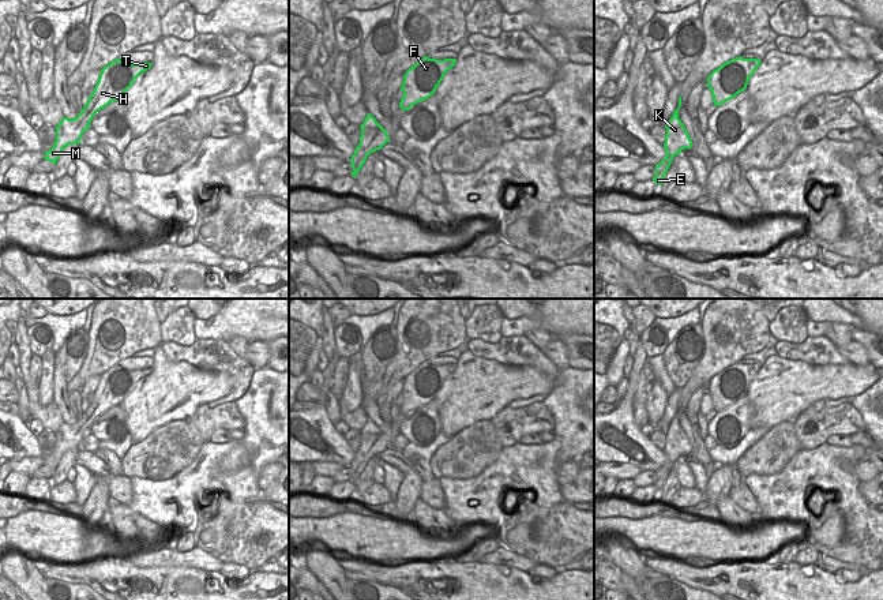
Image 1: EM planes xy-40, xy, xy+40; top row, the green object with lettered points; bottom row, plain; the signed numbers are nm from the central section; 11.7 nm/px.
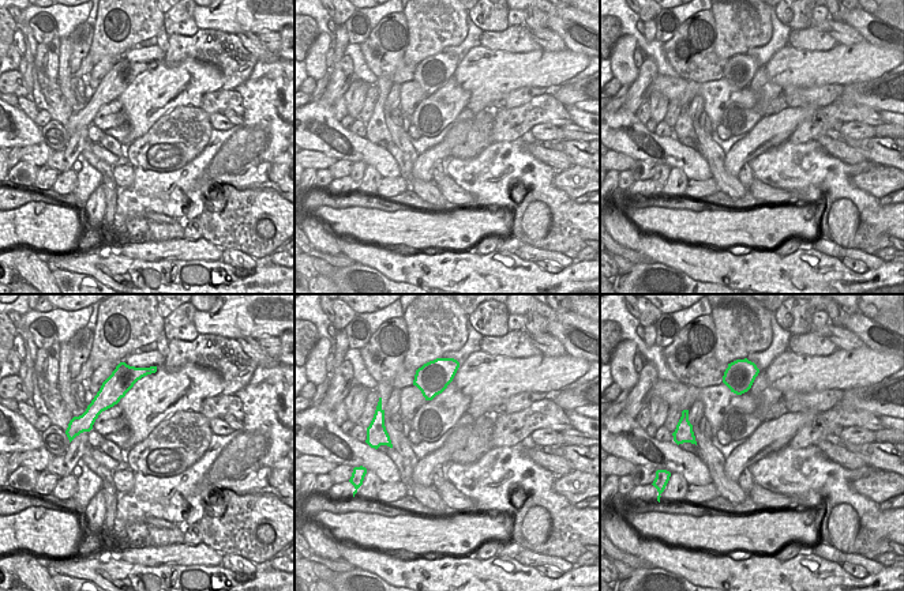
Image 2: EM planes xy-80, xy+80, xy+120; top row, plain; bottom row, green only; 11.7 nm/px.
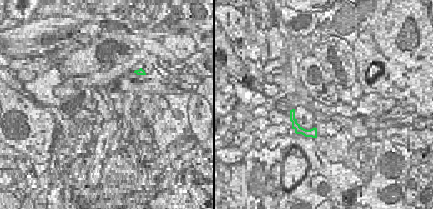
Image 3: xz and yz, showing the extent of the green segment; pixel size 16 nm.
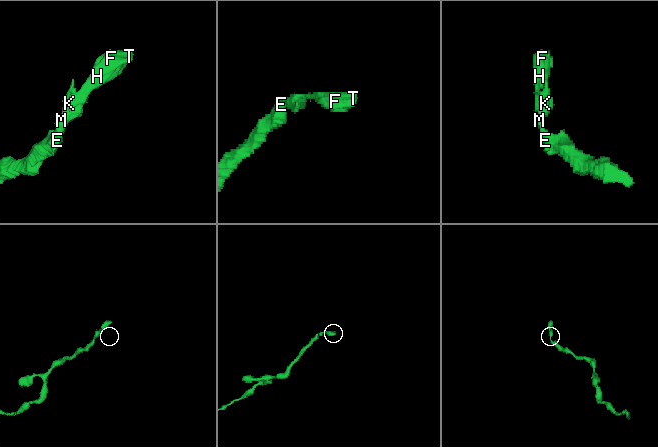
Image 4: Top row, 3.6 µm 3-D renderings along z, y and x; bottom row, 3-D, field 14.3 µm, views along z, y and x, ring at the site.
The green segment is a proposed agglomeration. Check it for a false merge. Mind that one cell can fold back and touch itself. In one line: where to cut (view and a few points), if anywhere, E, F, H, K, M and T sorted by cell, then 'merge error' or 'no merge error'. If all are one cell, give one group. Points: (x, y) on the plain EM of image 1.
no cut | E F H K M T | no merge error

